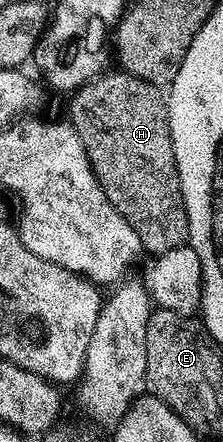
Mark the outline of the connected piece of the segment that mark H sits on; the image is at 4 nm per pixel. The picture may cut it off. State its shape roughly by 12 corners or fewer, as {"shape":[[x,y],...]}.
{"shape":[[124,70],[67,119],[107,201],[154,256],[187,239],[158,88]]}

